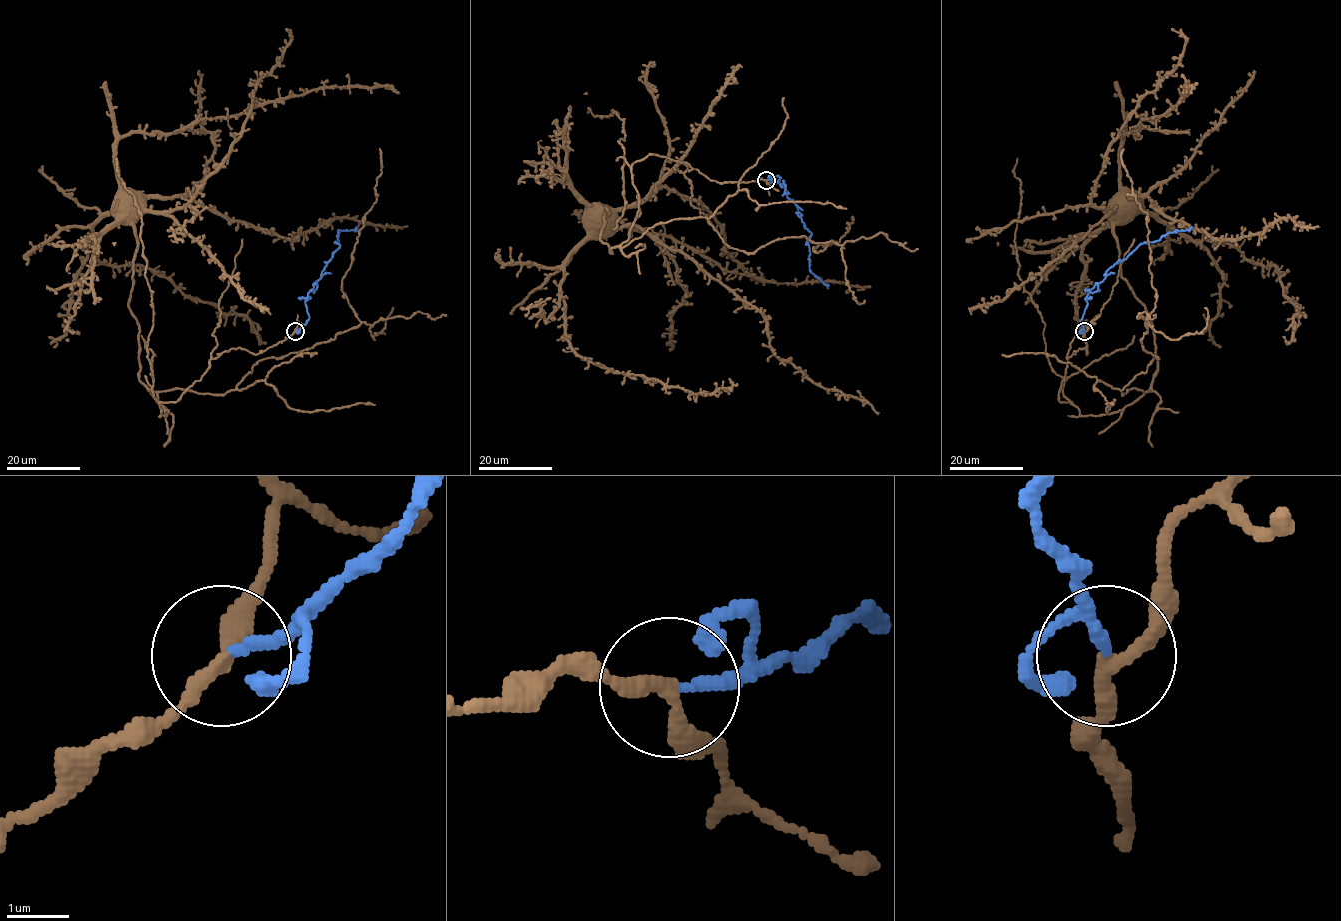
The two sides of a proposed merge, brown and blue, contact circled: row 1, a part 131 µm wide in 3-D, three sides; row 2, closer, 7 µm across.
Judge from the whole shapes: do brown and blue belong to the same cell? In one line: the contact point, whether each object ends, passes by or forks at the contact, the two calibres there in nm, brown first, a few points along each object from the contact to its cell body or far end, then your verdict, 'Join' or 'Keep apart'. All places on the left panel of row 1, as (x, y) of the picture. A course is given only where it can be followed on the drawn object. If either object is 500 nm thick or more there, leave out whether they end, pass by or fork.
Place: (295, 331). At the ring brown passes by. At the ring blue ends. Thickness 240 nm (brown) against 190 nm. Course of brown: (294, 331), (257, 354), (211, 359), (161, 415), (139, 379), (137, 237), (116, 143), (332, 87), (398, 93). Course of blue: (295, 331), (309, 318), (305, 298), (339, 247), (336, 243), (338, 233), (353, 230), (356, 226). Keep apart

